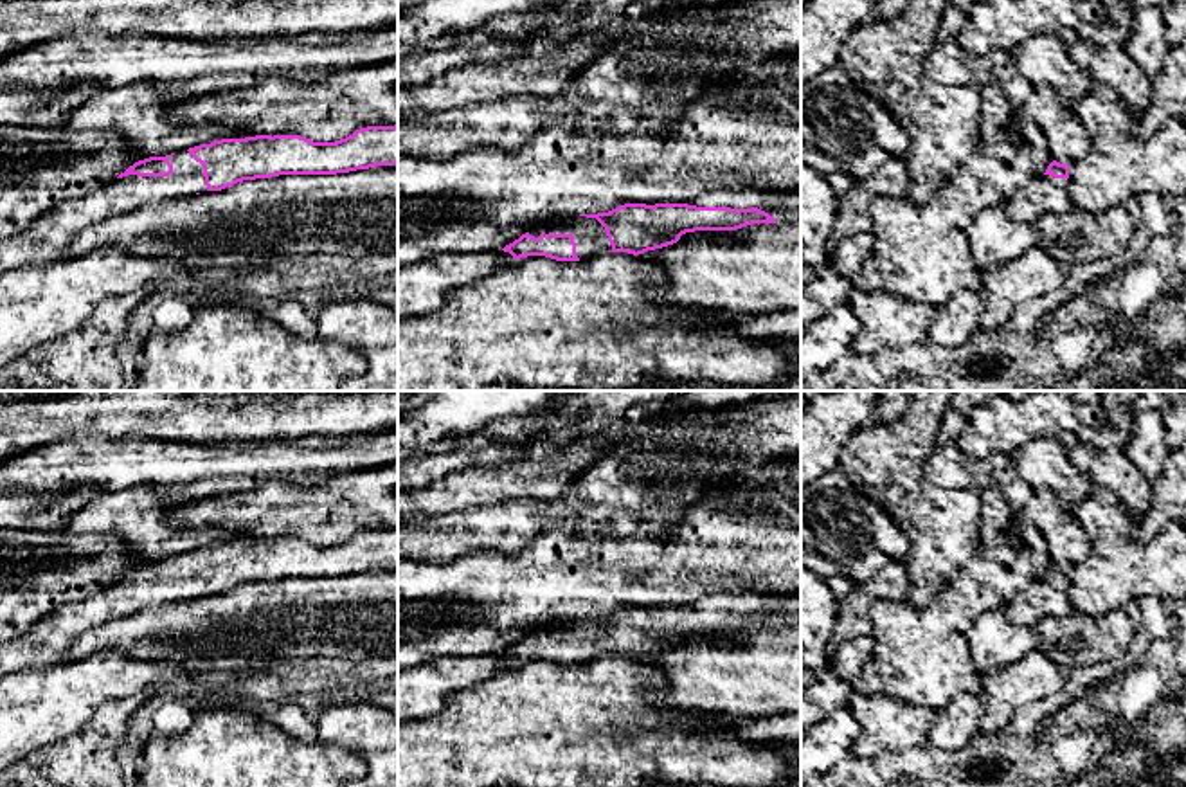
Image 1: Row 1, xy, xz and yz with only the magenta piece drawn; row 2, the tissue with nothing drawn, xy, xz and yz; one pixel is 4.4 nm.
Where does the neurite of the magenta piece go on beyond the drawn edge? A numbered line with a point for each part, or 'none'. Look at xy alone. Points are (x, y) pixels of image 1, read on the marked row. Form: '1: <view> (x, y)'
1: xy (45, 240)

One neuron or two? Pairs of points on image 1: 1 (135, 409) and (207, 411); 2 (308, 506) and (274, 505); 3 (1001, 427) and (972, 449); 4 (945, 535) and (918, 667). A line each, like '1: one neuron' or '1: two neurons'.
1: one neuron
2: one neuron
3: one neuron
4: two neurons

